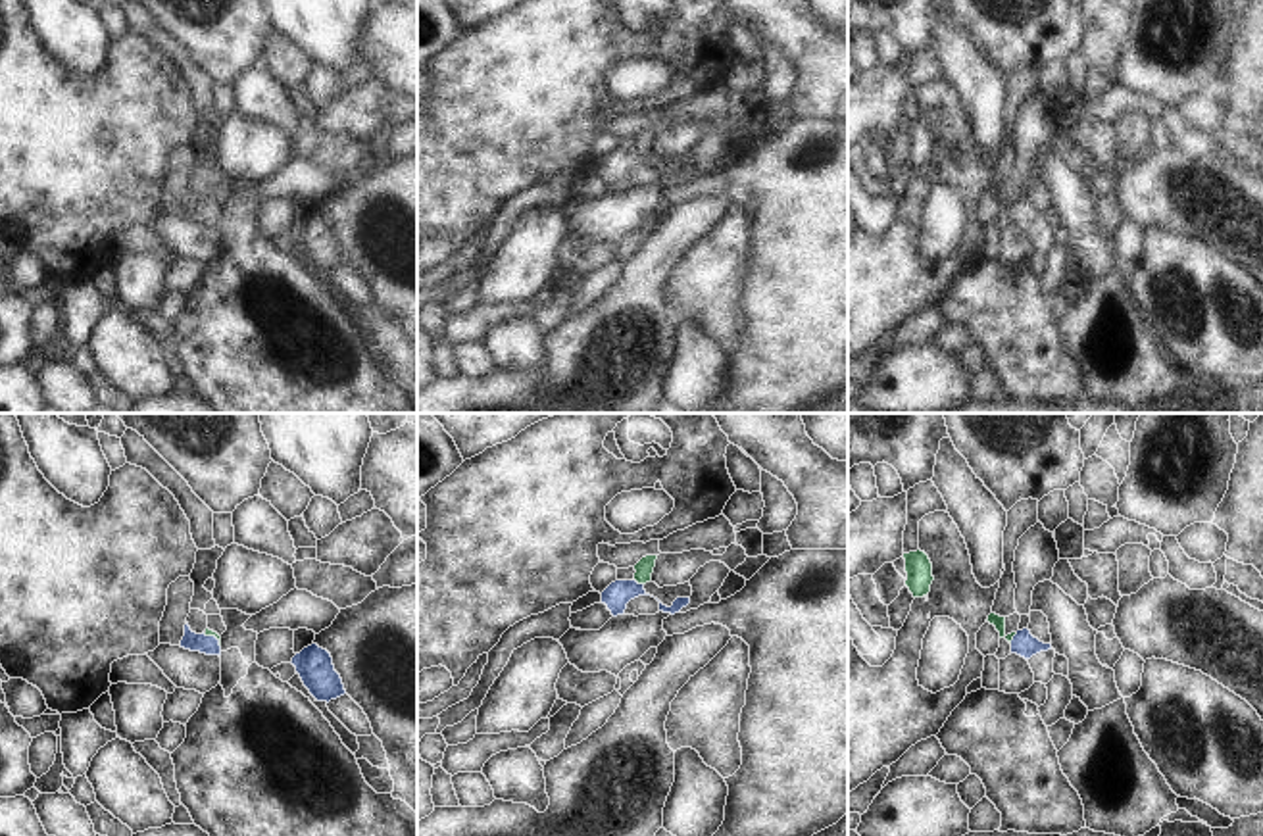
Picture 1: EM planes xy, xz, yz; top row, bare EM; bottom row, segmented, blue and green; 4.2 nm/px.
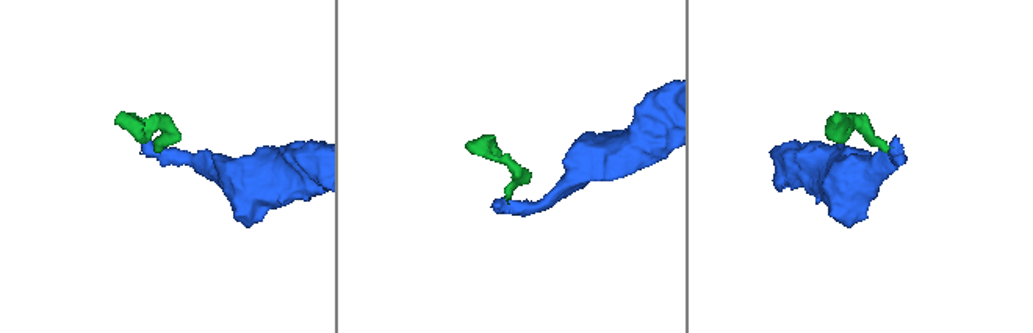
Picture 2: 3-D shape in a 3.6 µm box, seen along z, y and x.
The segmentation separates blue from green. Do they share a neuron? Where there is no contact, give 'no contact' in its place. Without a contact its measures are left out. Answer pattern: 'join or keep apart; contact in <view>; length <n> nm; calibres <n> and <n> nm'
join; contact in yz; length 60 nm; calibres 100 and 50 nm

